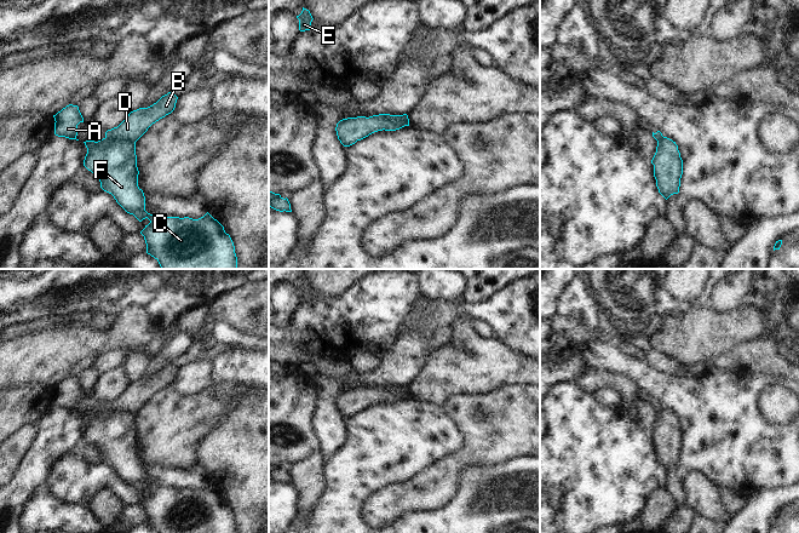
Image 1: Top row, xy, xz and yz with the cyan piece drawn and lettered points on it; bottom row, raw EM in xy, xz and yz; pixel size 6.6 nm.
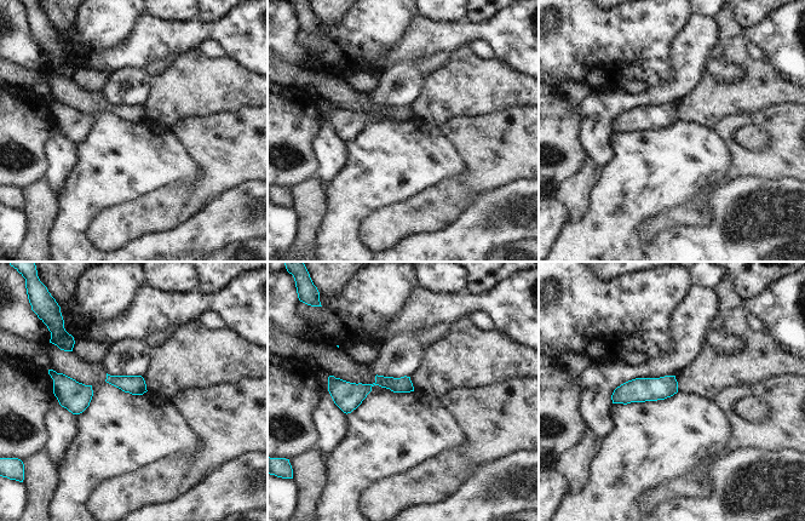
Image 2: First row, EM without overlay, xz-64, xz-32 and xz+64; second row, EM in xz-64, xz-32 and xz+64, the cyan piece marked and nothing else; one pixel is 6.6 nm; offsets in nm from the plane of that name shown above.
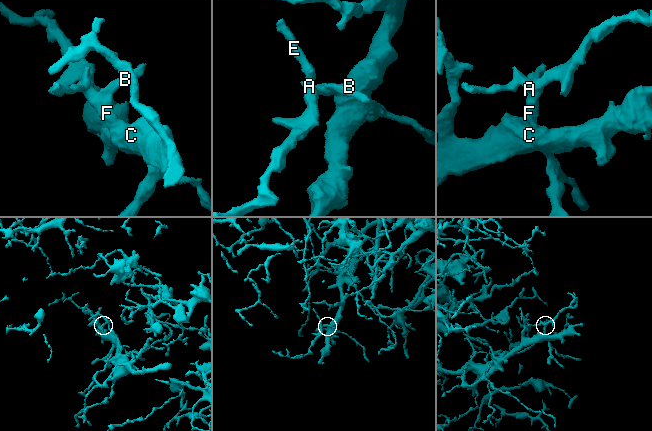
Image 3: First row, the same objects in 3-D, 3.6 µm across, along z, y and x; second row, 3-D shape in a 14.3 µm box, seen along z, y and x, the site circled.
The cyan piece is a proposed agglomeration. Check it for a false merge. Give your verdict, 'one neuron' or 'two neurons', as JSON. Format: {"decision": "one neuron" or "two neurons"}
{"decision": "two neurons"}

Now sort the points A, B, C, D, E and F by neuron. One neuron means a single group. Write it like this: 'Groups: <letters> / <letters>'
Groups: A C E F / B D.

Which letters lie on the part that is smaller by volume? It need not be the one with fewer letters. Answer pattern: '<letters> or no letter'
B, D

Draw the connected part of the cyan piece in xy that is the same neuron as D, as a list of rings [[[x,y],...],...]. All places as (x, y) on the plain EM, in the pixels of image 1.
[[[168,363],[153,377],[131,383],[117,399],[105,403],[105,411],[136,414],[153,395],[174,382],[177,371],[176,366]]]

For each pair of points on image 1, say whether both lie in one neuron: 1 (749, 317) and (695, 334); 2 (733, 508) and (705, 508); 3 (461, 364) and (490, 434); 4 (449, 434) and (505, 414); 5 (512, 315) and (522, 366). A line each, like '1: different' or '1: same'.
1: same
2: different
3: different
4: different
5: different

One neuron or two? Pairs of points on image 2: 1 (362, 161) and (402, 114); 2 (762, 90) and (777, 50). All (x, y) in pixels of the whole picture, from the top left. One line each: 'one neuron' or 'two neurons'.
1: two neurons
2: two neurons

